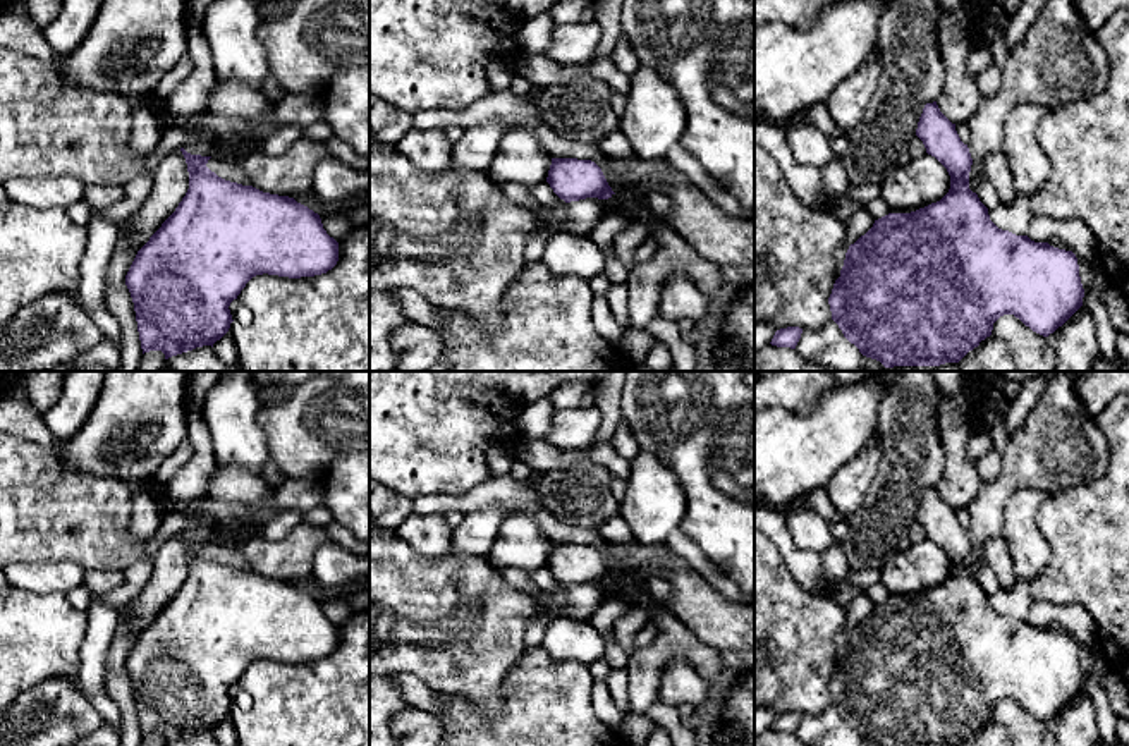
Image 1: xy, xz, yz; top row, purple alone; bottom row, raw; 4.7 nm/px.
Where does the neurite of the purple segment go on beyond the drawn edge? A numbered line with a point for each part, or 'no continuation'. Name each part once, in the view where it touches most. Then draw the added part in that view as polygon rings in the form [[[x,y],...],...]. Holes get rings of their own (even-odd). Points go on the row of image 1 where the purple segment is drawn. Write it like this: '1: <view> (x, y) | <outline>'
no continuation

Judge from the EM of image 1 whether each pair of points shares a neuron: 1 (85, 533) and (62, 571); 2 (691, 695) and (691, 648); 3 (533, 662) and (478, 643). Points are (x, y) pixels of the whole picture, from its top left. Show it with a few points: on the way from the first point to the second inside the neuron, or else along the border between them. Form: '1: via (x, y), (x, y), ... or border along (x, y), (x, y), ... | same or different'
1: border along (30, 561), (74, 561), (85, 568) | different
2: border along (707, 683), (684, 659), (674, 659), (659, 690) | different
3: border along (524, 652), (504, 678), (500, 693) | different

